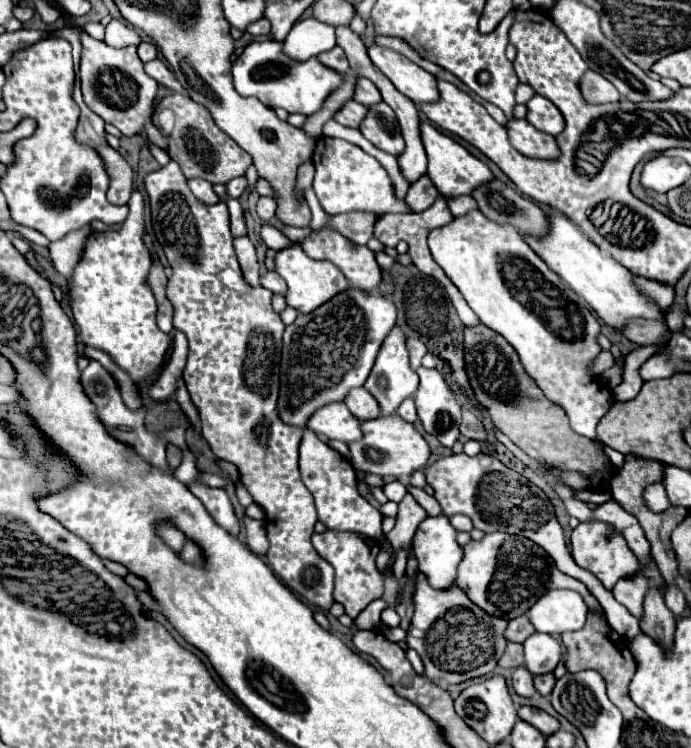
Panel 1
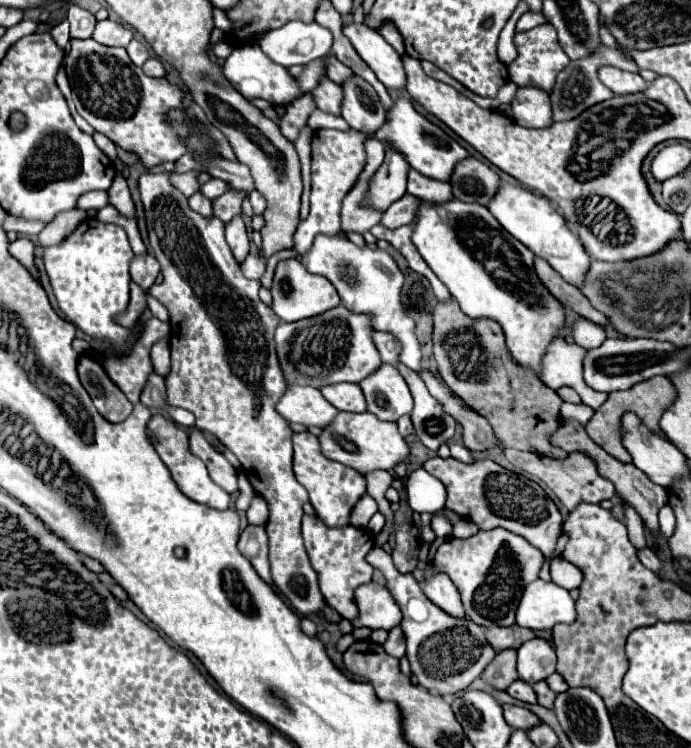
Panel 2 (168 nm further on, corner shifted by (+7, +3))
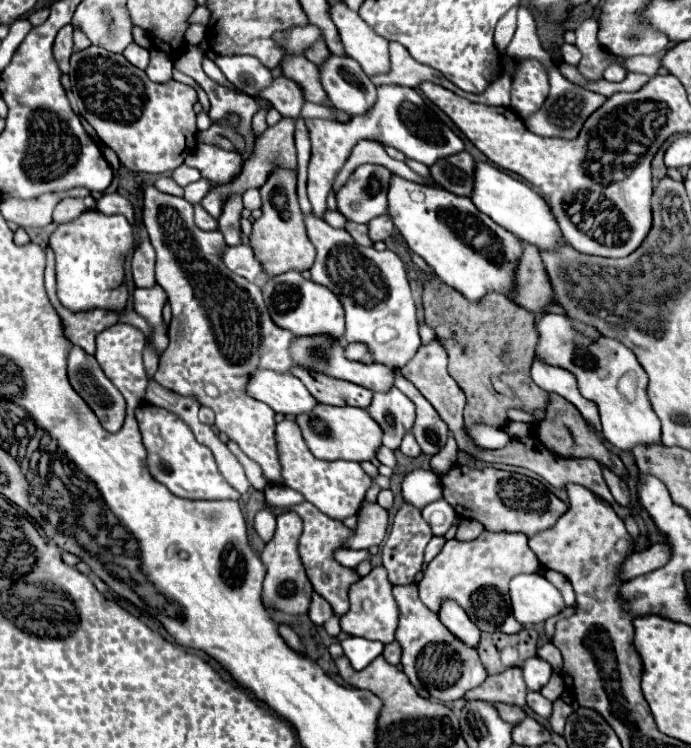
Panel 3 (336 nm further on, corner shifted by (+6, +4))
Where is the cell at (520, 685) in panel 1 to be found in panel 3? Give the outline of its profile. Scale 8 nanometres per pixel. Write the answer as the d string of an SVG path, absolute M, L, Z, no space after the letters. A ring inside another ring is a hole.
M528 692L526 694L526 704L542 718L550 718L550 712L552 712L552 702L546 700L540 692Z

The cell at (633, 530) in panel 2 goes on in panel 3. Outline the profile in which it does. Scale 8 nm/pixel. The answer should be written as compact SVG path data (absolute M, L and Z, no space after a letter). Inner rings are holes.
M604 468L604 478L606 478L606 484L614 496L614 500L620 504L620 506L630 506L630 490L626 486L626 482L622 482L616 474L612 474L610 470Z

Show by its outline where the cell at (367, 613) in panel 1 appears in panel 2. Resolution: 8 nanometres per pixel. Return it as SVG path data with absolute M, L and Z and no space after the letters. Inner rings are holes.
M373 547L367 553L367 561L383 571L387 579L387 589L393 593L403 611L401 629L407 641L407 659L411 663L411 673L417 683L431 693L437 691L437 695L455 695L467 689L495 657L495 651L485 639L485 631L473 621L455 619L443 613L435 603L425 597L413 575L403 575L393 567L391 555L385 553L381 547Z

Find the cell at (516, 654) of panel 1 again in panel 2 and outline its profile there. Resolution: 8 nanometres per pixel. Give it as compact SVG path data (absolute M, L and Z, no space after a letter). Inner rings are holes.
M507 649L497 653L497 657L487 665L487 669L483 671L483 679L499 689L499 691L507 691L507 685L511 685L511 681L517 681L517 669L515 669L515 661L517 661L517 653Z

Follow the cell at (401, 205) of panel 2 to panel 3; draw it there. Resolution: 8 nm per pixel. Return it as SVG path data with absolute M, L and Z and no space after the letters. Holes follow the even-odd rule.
M386 214L374 218L374 220L368 224L368 228L370 228L370 238L372 238L374 242L386 240L386 238L390 238L390 236L394 234L394 224L392 224L390 216L386 216Z

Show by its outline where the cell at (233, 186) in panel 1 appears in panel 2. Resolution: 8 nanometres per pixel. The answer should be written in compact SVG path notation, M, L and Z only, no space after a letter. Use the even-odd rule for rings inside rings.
M209 179L207 183L203 183L203 185L199 187L199 191L201 191L207 199L215 199L215 197L219 197L221 193L227 191L227 183L223 183L221 179Z

